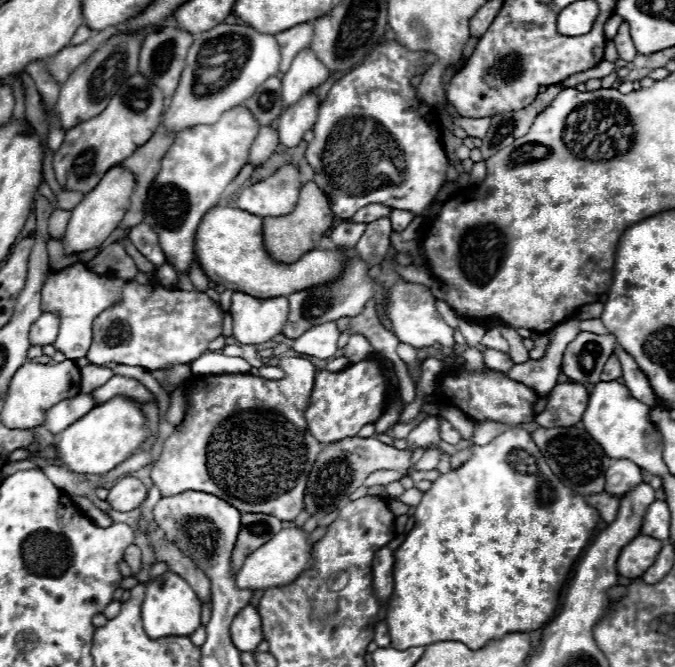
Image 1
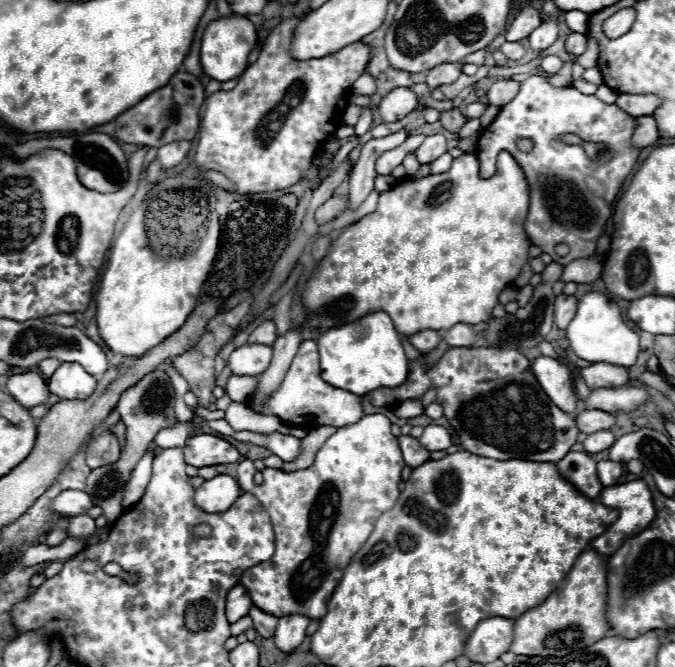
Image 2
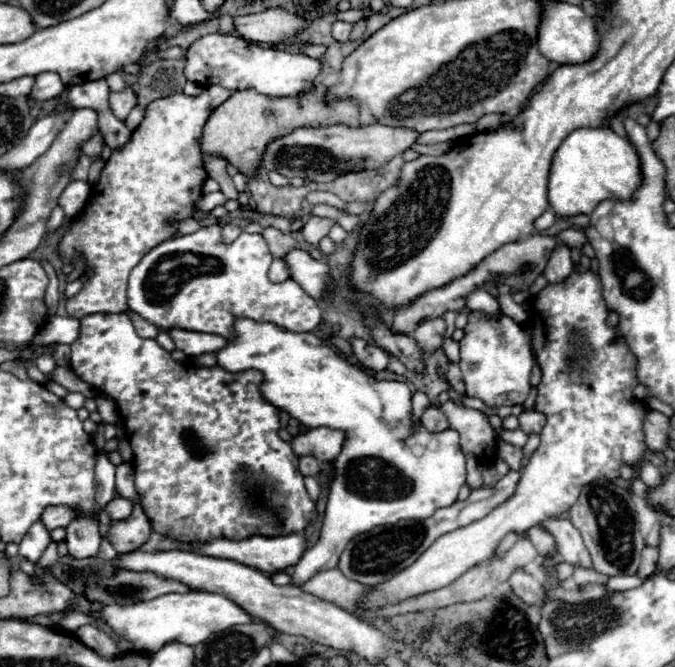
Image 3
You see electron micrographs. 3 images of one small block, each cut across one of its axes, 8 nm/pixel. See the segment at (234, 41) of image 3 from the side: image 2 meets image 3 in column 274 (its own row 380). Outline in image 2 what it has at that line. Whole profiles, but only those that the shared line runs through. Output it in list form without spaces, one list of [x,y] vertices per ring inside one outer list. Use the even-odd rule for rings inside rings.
[[[62,362],[48,378],[50,394],[60,396],[62,400],[84,400],[94,392],[94,388],[96,378],[76,362]]]

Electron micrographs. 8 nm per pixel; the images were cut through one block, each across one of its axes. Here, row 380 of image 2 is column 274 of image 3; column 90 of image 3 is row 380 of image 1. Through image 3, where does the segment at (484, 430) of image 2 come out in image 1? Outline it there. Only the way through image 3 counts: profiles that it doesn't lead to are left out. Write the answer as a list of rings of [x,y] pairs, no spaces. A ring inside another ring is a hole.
[[[368,358],[346,366],[340,372],[320,370],[314,378],[314,388],[308,400],[308,410],[304,418],[308,422],[308,432],[318,442],[334,442],[346,436],[356,436],[366,424],[374,424],[386,408],[386,380],[382,366],[376,358]]]

